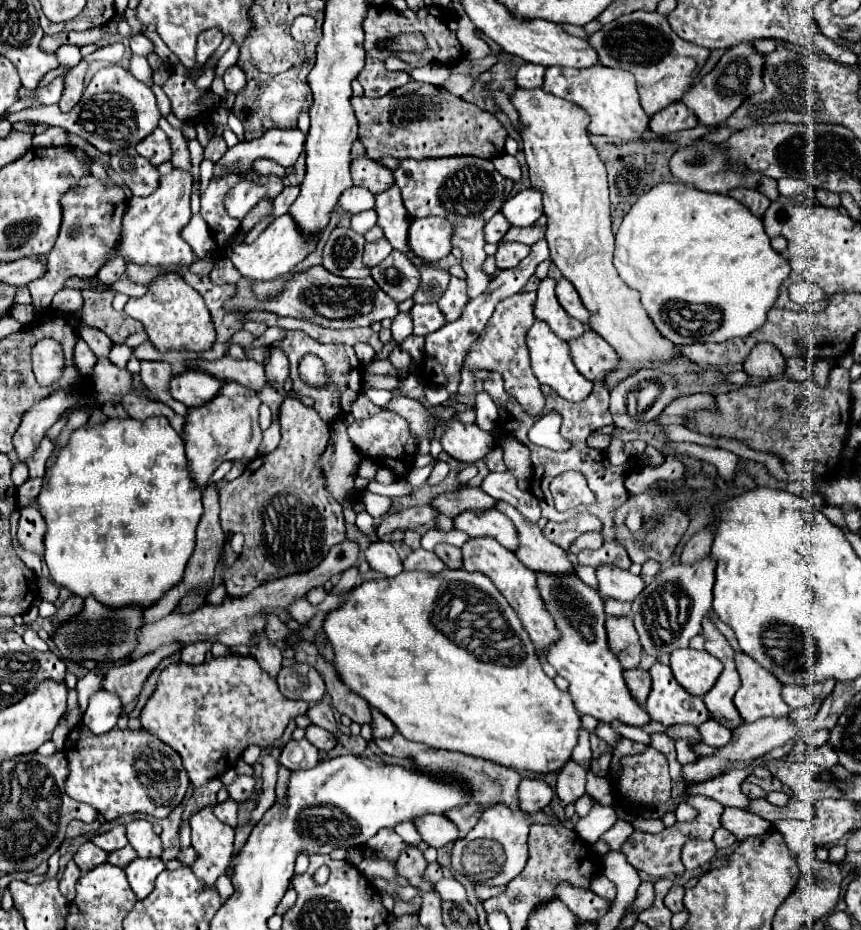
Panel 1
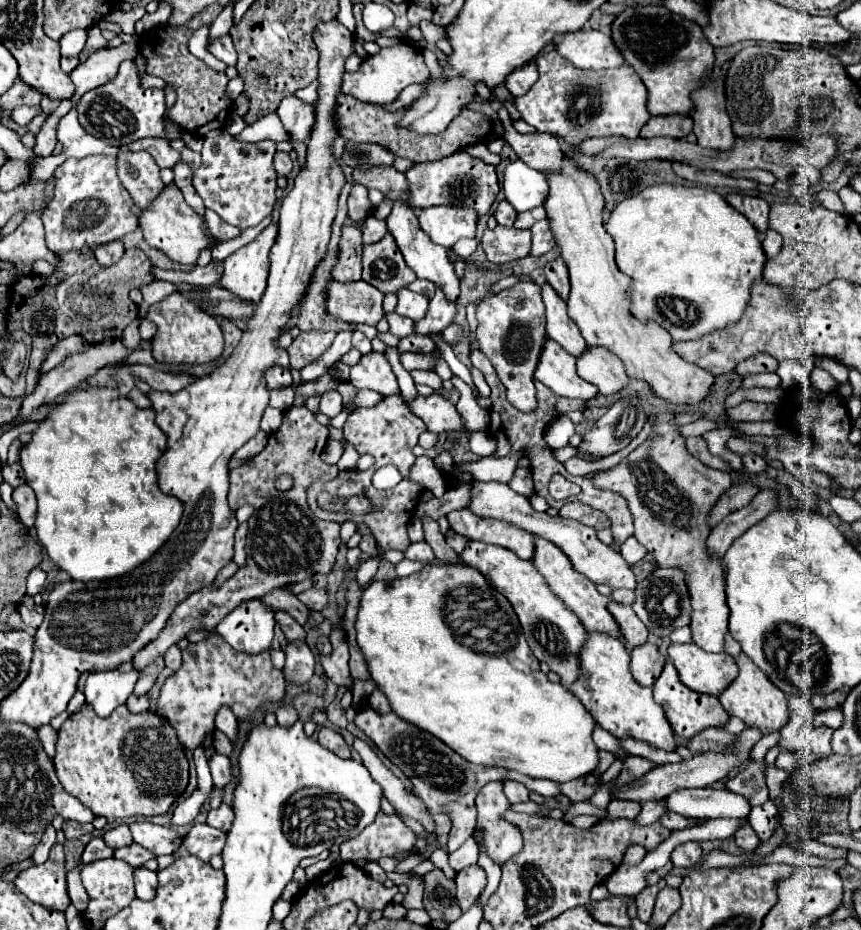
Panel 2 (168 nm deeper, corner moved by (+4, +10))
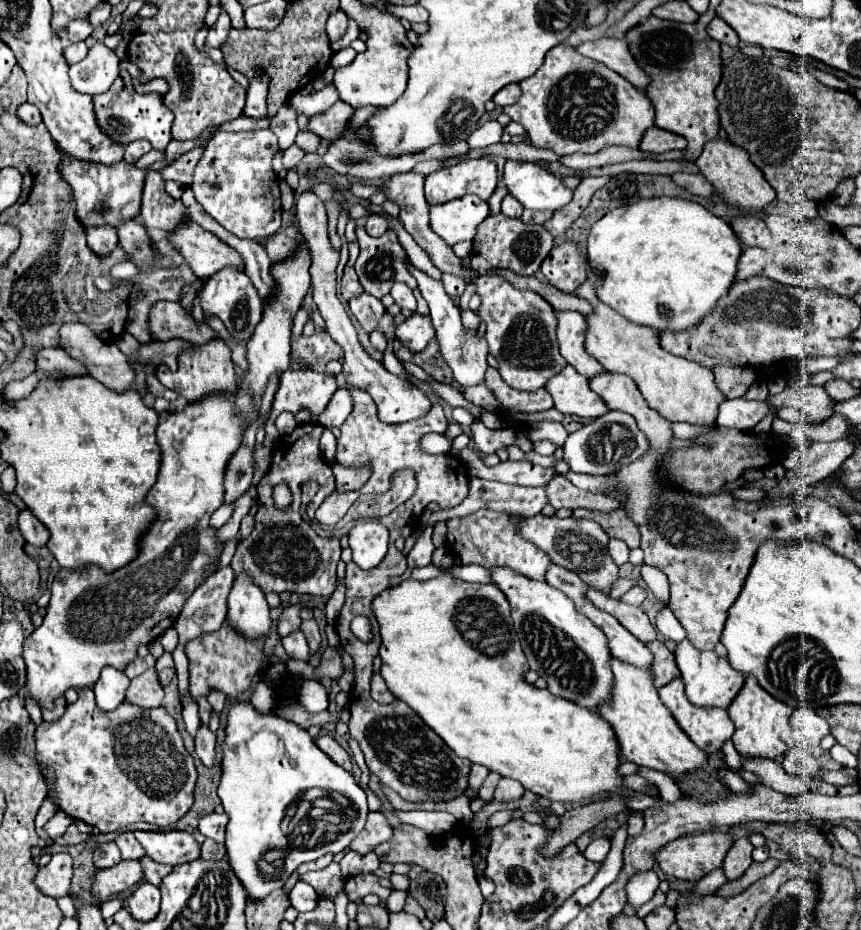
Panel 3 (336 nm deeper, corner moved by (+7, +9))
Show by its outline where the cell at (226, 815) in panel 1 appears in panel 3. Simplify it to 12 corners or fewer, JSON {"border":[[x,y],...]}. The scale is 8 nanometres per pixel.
{"border":[[207,814],[199,820],[205,838],[225,842],[227,814]]}

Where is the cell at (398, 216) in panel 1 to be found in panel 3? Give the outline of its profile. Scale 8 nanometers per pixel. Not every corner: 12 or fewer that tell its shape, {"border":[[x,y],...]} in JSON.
{"border":[[409,264],[443,360],[463,388],[485,378],[487,342],[443,282]]}

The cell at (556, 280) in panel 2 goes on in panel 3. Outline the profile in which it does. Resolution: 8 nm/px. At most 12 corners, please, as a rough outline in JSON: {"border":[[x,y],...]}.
{"border":[[577,242],[555,246],[541,272],[555,288],[575,292],[587,258]]}

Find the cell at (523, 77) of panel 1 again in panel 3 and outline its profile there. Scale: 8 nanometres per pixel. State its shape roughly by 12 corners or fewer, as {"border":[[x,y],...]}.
{"border":[[517,84],[501,88],[493,96],[497,106],[517,102],[521,88]]}

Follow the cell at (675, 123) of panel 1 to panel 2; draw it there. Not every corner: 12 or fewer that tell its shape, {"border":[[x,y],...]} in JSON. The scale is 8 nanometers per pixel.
{"border":[[688,115],[650,117],[640,137],[676,137],[692,131]]}

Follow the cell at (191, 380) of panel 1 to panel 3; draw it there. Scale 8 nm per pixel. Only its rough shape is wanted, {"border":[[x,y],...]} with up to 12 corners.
{"border":[[81,322],[63,324],[57,346],[115,392],[135,372],[113,342]]}

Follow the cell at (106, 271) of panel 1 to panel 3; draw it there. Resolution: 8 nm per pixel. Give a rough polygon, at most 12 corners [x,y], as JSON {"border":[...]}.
{"border":[[87,228],[86,240],[95,254],[117,248],[116,228]]}

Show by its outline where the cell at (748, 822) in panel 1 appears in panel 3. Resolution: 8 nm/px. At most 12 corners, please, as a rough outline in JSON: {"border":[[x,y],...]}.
{"border":[[739,838],[729,850],[723,872],[727,882],[751,866],[753,846]]}

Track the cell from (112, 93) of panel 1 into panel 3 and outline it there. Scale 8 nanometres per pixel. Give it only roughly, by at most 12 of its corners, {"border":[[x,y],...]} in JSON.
{"border":[[121,72],[93,98],[101,130],[119,144],[171,142],[161,94],[139,94]]}

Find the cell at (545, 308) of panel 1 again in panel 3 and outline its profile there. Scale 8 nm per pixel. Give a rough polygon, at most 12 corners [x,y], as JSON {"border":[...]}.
{"border":[[557,312],[565,360],[587,378],[605,368],[585,350],[587,320]]}

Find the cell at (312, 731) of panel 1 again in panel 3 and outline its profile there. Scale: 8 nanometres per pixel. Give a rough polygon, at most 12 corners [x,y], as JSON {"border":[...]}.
{"border":[[323,734],[319,746],[335,764],[351,772],[351,756],[335,738]]}

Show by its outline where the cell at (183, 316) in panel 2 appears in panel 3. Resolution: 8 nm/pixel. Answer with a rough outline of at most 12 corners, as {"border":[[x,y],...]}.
{"border":[[211,340],[165,364],[157,378],[189,404],[235,394],[231,350]]}

